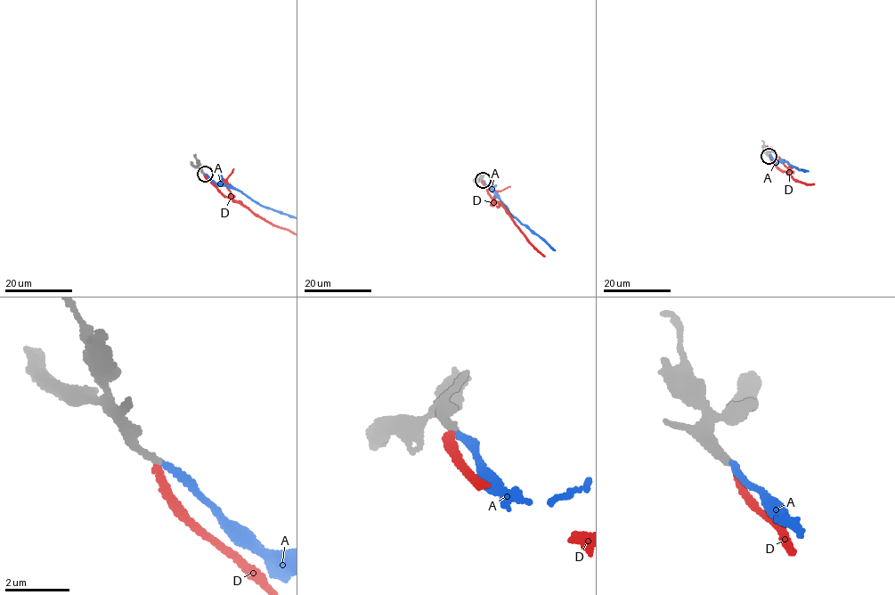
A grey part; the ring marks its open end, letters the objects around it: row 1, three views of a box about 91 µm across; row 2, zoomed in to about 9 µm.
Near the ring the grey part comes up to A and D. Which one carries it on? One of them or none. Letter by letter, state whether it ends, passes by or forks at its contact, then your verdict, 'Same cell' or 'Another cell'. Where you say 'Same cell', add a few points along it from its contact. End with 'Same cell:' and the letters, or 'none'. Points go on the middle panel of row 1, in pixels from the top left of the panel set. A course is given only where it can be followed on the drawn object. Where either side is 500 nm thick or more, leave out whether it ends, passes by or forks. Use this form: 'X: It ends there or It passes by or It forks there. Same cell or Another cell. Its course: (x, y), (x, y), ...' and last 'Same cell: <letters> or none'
A: It ends there. Same cell
D: It ends there. Another cell
Same cell: A

